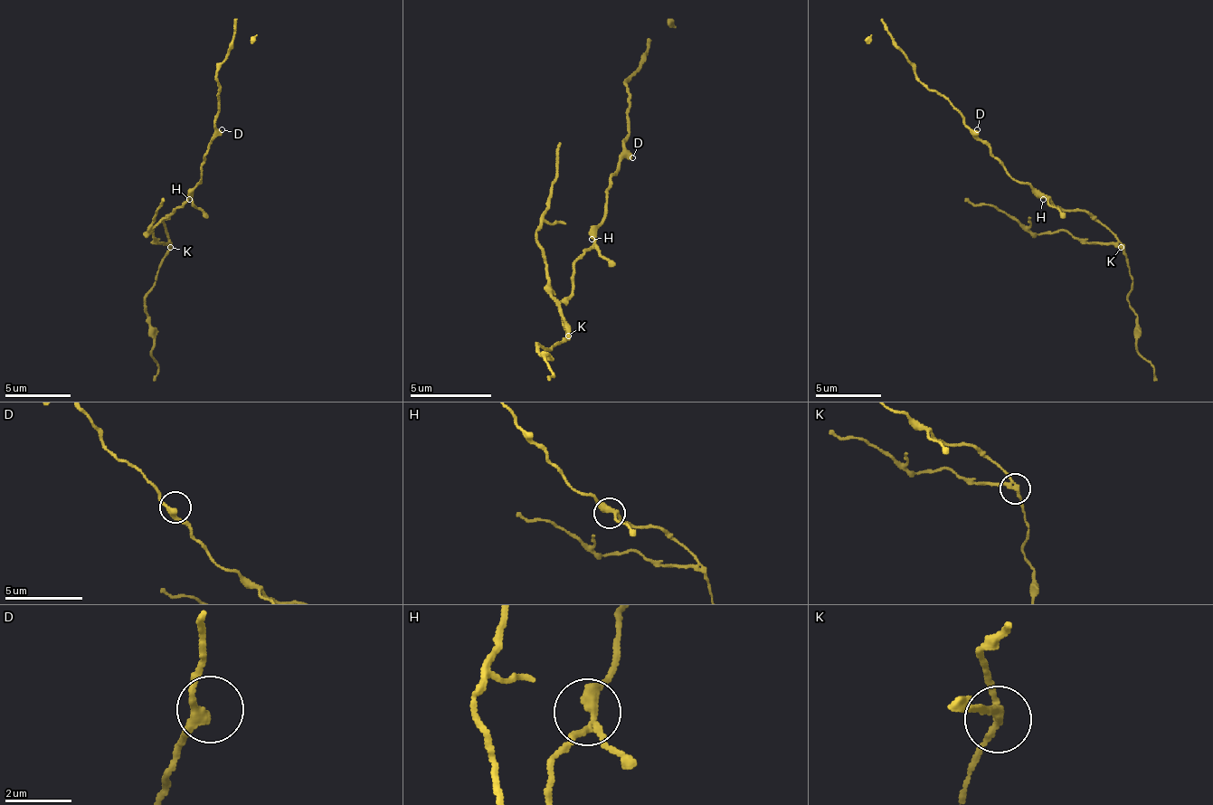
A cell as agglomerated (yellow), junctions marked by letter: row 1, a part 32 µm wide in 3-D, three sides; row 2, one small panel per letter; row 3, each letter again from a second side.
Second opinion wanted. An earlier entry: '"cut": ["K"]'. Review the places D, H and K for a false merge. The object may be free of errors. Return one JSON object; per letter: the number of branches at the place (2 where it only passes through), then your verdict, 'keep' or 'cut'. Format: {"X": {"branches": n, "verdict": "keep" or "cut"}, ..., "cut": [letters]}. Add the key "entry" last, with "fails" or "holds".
{"D": {"branches": 2, "verdict": "keep"}, "H": {"branches": 3, "verdict": "keep"}, "K": {"branches": 3, "verdict": "cut"}, "cut": ["K"], "entry": "holds"}

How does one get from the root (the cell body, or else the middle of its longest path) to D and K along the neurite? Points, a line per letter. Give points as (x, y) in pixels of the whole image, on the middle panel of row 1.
D: (595, 239), (595, 227), (603, 219), (603, 203), (608, 198), (611, 174), (624, 157), (632, 157)
K: (595, 239), (579, 255), (575, 263), (575, 288), (559, 308), (567, 336)

